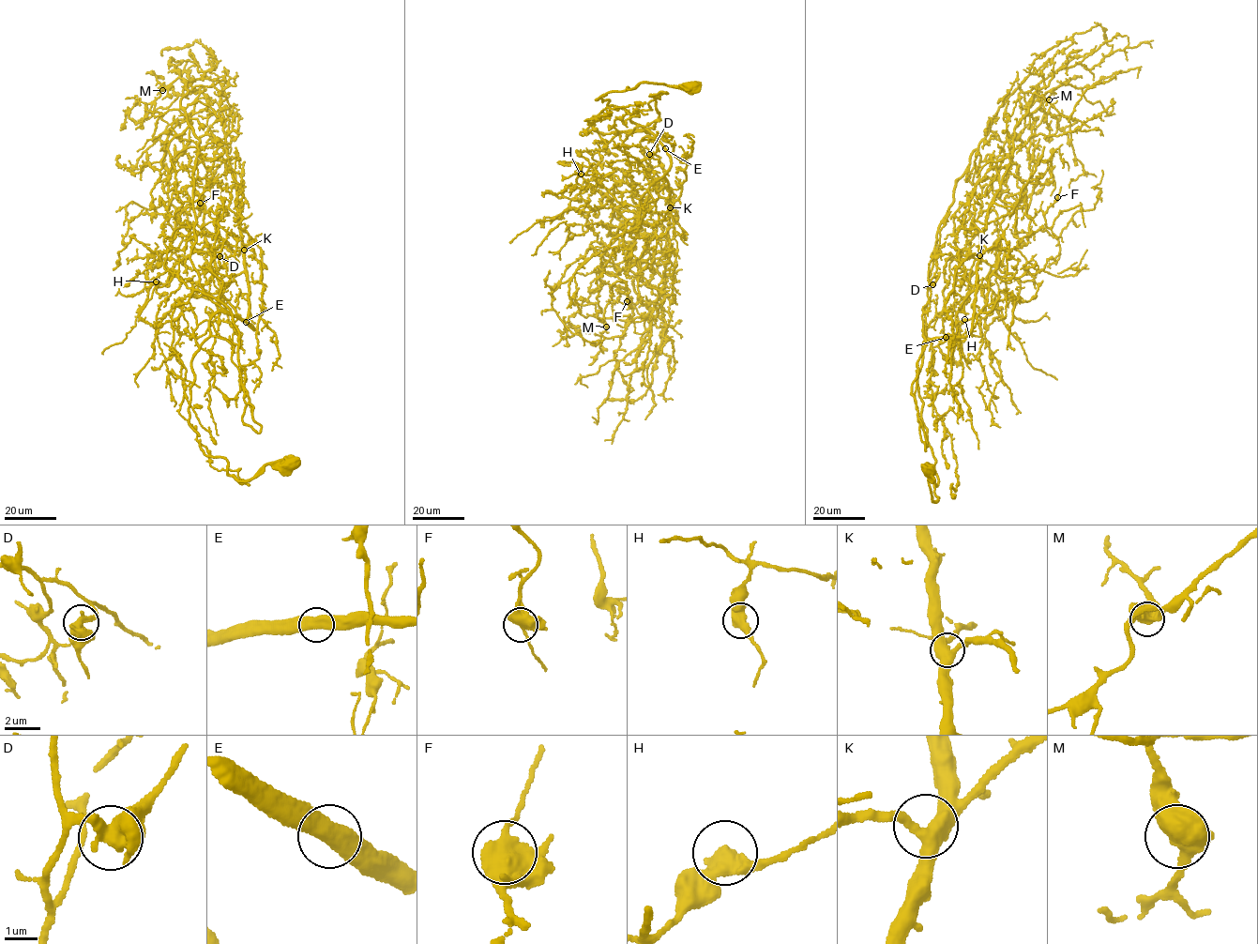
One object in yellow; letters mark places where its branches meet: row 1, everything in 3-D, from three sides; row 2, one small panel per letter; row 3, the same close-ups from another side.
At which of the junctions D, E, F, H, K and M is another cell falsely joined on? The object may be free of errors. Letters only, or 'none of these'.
none of these

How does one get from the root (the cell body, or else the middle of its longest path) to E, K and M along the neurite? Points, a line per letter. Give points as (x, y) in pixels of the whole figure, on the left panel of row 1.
E: (289, 464), (235, 479), (189, 421), (191, 360), (209, 320), (222, 312), (246, 322)
K: (289, 464), (235, 479), (189, 421), (191, 360), (209, 320), (222, 312), (254, 329), (244, 250)
M: (289, 464), (235, 479), (189, 421), (191, 360), (224, 310), (190, 259), (194, 80), (162, 90)

